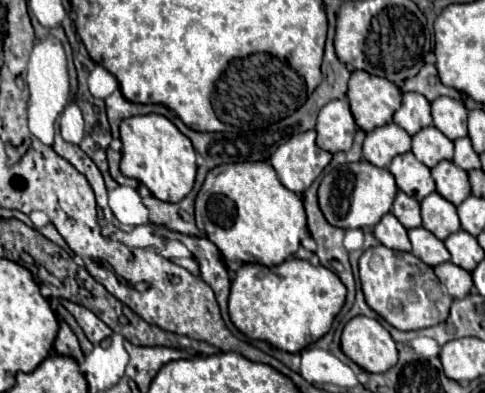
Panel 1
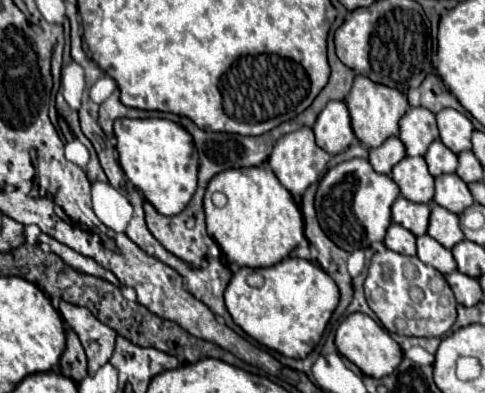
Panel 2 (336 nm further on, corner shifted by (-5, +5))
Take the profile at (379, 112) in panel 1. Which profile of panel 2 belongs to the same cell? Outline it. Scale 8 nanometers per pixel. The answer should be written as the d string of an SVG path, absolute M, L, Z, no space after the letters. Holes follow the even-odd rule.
M355 76L353 88L351 88L349 96L345 98L345 102L347 102L349 114L351 114L353 132L365 148L381 146L387 138L397 136L399 134L399 120L409 110L409 102L399 90L393 90L393 88L381 86L377 82L371 82L365 76Z

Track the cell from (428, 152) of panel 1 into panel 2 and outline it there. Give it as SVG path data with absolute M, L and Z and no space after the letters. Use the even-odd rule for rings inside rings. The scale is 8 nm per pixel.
M435 140L429 146L429 150L425 154L425 160L427 160L429 172L433 176L449 174L449 172L455 172L455 168L457 168L457 154L451 152L441 140Z

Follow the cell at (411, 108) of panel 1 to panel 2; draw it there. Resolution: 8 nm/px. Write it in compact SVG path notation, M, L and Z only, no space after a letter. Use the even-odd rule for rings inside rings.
M409 108L399 122L399 138L409 156L423 156L433 140L439 138L435 114L427 108Z

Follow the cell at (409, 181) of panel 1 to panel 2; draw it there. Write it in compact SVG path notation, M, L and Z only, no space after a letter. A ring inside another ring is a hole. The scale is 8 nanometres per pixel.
M405 156L397 166L393 166L391 178L401 188L401 196L411 202L429 204L435 194L433 176L427 170L423 156Z

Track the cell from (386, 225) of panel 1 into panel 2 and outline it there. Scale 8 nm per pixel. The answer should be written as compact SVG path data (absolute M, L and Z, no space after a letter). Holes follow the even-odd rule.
M391 224L387 234L385 234L385 246L393 252L399 252L399 254L407 254L407 256L415 256L415 236L403 228L401 224Z

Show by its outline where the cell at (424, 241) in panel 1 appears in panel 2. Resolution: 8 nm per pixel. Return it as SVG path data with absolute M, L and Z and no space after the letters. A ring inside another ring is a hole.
M423 234L423 236L417 238L417 256L419 256L421 262L437 268L441 274L449 274L449 272L453 272L457 268L451 250L441 246L429 234Z

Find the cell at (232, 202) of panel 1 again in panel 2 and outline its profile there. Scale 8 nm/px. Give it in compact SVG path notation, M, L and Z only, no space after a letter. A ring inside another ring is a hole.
M229 168L215 174L207 186L203 204L207 232L219 244L229 264L233 262L249 268L273 266L287 258L303 238L303 214L271 168ZM213 192L223 192L227 196L227 204L223 208L211 204Z

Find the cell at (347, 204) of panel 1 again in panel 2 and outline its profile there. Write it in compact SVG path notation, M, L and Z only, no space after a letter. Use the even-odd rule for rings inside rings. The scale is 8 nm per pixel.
M363 158L345 160L327 170L315 194L315 210L325 234L343 250L353 252L383 240L391 224L391 206L399 196L399 186L385 174L379 174Z

